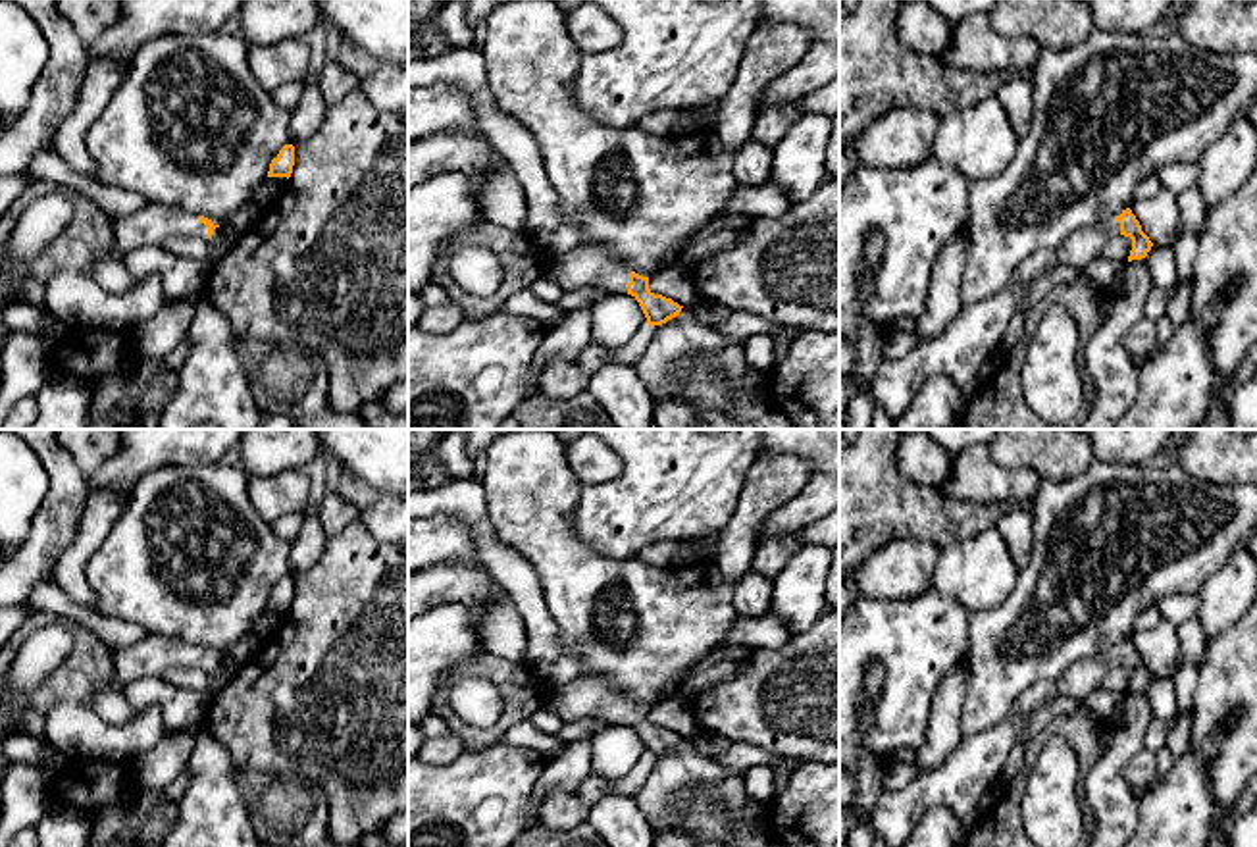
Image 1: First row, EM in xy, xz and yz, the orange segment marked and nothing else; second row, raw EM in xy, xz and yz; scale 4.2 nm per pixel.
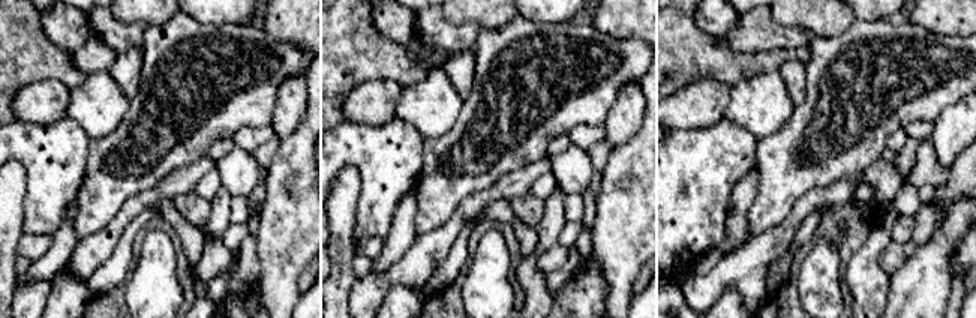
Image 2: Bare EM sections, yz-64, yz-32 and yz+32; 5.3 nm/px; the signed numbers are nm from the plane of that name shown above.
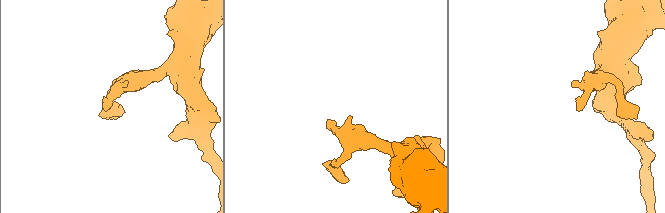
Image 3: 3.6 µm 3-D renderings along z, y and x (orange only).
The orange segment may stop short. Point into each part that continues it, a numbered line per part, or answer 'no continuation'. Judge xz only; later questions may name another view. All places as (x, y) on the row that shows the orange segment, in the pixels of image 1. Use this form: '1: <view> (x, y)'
1: xz (591, 266)

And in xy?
1: xy (153, 224)

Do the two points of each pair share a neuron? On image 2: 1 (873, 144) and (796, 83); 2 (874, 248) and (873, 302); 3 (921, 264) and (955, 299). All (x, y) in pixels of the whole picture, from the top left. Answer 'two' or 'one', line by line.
1: two
2: one
3: two

